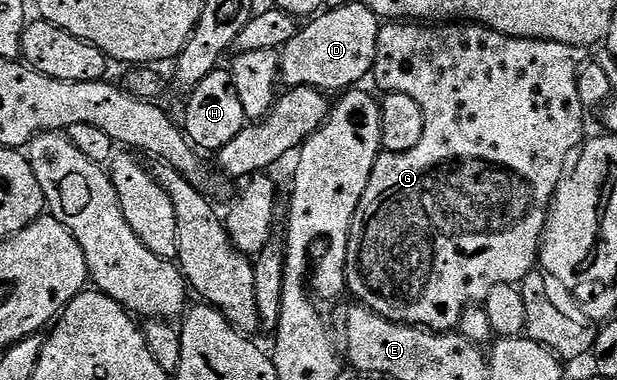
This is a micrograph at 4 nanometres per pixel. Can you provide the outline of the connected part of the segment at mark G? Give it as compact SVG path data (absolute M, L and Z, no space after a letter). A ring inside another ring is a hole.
M425 22L382 23L379 30L379 46L375 46L371 80L382 88L382 93L407 94L407 98L415 98L415 102L419 102L423 110L423 138L419 138L419 142L406 152L382 151L371 170L371 182L367 182L363 198L359 198L359 206L351 222L345 267L345 286L348 295L353 295L358 305L367 307L396 324L416 324L429 328L432 332L452 332L460 325L463 310L484 305L487 294L491 294L495 286L520 285L525 275L538 267L541 241L545 235L545 224L549 221L549 207L553 205L553 195L557 193L561 177L570 163L571 154L580 149L587 136L587 109L579 98L577 85L577 75L587 60L585 55L587 52L584 48L576 48L554 40L515 38L472 22L449 22L444 26L430 26ZM561 136L573 137L565 141Z

